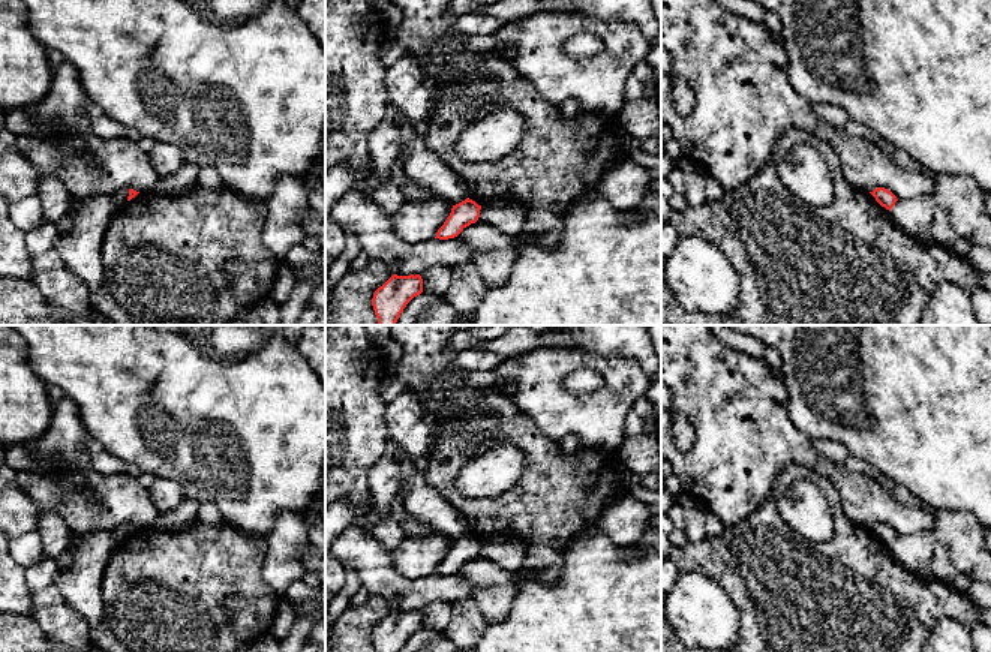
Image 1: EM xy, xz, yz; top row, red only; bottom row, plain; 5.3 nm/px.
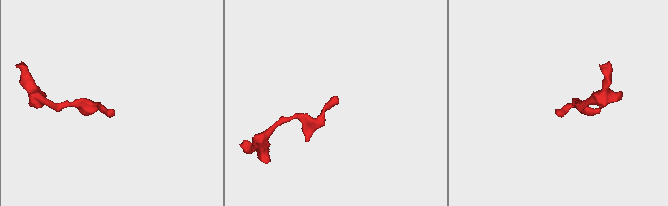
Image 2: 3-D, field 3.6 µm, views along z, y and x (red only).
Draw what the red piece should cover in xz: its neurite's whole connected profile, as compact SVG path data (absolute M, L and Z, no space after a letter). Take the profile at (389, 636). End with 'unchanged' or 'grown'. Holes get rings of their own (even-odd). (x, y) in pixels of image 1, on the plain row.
M393 610L379 622L372 634L376 652L400 652L406 640L423 628L423 615L420 610L397 612Z; unchanged

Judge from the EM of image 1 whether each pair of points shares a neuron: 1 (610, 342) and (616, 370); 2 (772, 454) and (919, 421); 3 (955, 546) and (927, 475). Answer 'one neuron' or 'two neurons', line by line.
1: two neurons
2: two neurons
3: two neurons

